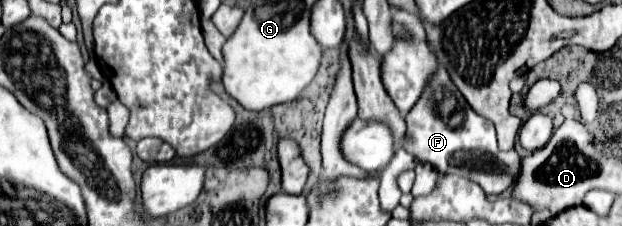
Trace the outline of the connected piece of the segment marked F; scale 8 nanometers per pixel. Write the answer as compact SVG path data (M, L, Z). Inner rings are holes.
M441 65L439 73L435 73L435 81L431 81L427 93L423 93L423 99L419 99L415 109L407 115L407 133L411 135L411 141L405 149L417 161L433 165L439 173L457 173L475 181L487 195L513 191L515 181L519 179L521 155L515 149L499 151L491 121L477 115L471 105L467 105L465 97L451 85L451 79Z

